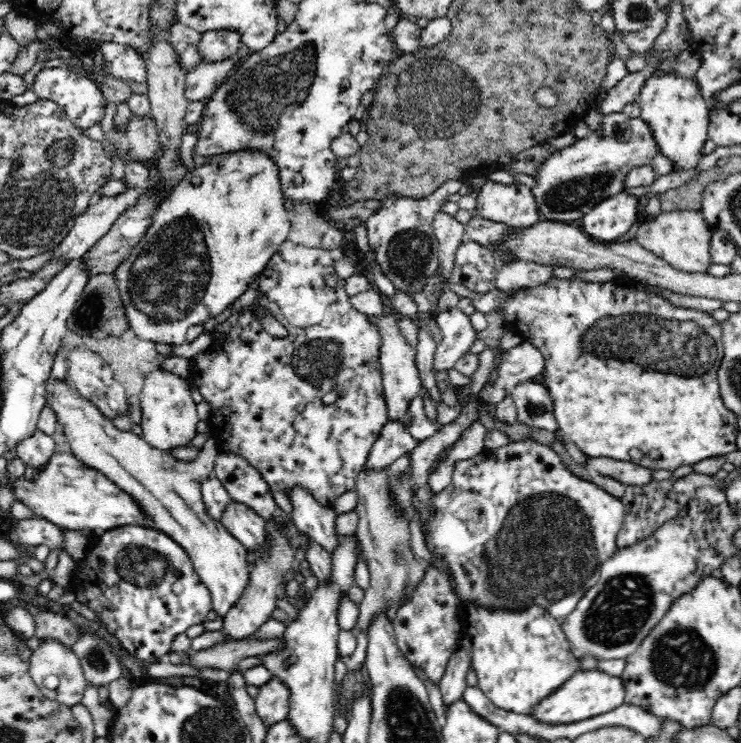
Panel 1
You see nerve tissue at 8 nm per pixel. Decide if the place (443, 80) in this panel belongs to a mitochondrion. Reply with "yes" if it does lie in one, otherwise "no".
yes

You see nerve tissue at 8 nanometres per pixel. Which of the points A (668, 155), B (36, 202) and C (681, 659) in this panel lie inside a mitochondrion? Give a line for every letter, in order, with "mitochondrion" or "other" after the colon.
A: other
B: mitochondrion
C: mitochondrion

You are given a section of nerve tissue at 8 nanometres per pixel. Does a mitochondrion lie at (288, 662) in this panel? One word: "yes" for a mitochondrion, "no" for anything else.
no

